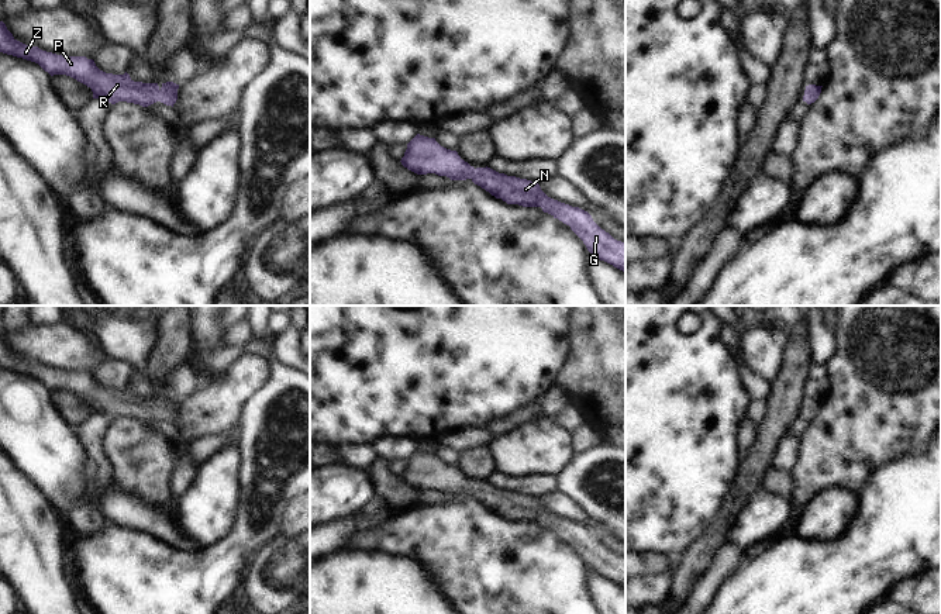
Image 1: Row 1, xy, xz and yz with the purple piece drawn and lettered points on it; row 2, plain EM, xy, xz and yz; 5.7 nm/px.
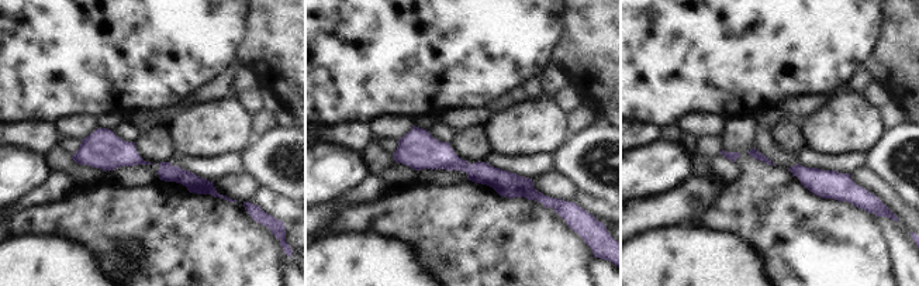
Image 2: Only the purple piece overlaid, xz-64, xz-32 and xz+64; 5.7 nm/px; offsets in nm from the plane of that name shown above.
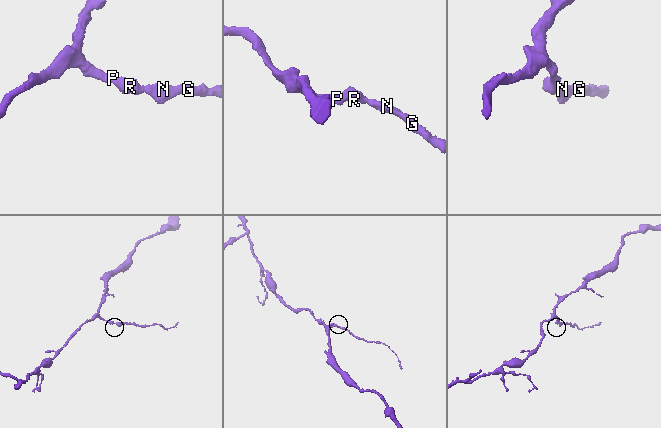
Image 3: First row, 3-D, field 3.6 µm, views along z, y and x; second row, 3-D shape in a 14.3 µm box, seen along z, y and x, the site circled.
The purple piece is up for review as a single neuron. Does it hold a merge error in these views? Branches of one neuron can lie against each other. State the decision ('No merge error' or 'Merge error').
No merge error.

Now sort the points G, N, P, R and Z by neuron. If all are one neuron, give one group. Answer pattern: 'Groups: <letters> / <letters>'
Groups: G N P R Z

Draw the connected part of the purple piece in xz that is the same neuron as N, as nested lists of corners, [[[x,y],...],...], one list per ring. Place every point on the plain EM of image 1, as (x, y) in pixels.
[[[420,449],[407,459],[400,477],[417,490],[435,489],[451,496],[470,494],[507,520],[541,522],[544,528],[569,541],[592,570],[625,589],[625,559],[602,545],[587,527],[548,513],[538,497],[507,491],[487,482],[475,484],[456,466],[447,465],[435,453]]]

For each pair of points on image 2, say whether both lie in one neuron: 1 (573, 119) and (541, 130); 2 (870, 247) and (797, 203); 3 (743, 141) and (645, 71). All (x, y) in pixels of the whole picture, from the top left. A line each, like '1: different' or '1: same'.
1: different
2: same
3: different

